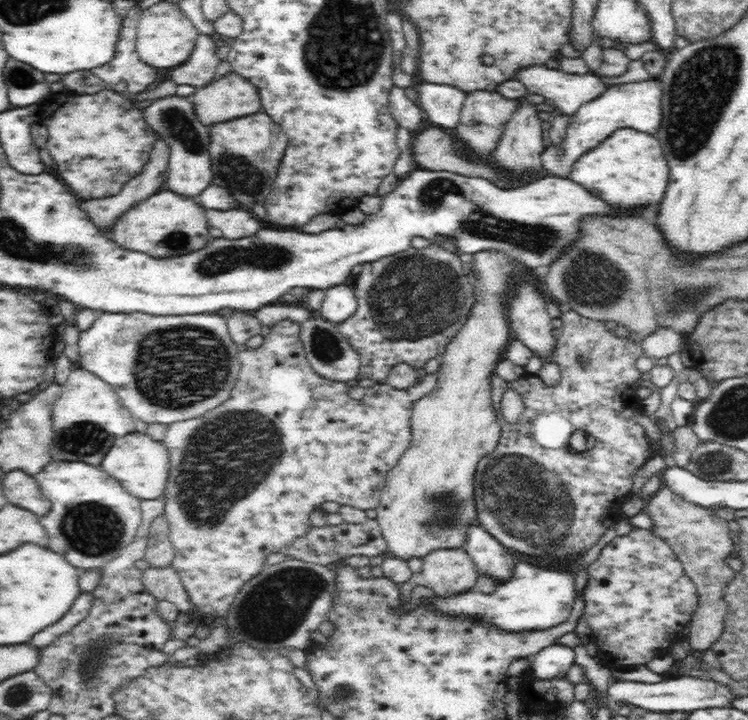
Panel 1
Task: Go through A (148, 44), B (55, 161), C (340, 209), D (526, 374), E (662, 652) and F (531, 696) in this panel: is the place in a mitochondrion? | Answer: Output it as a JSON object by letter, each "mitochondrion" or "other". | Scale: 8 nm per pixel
{"A":"other","B":"other","C":"other","D":"other","E":"other","F":"other"}

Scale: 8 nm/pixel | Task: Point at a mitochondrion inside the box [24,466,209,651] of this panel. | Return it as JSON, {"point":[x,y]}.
{"point":[92,529]}

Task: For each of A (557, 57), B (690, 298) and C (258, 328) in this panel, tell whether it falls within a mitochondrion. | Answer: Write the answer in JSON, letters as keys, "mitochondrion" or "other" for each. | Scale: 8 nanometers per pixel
{"A":"other","B":"mitochondrion","C":"other"}

